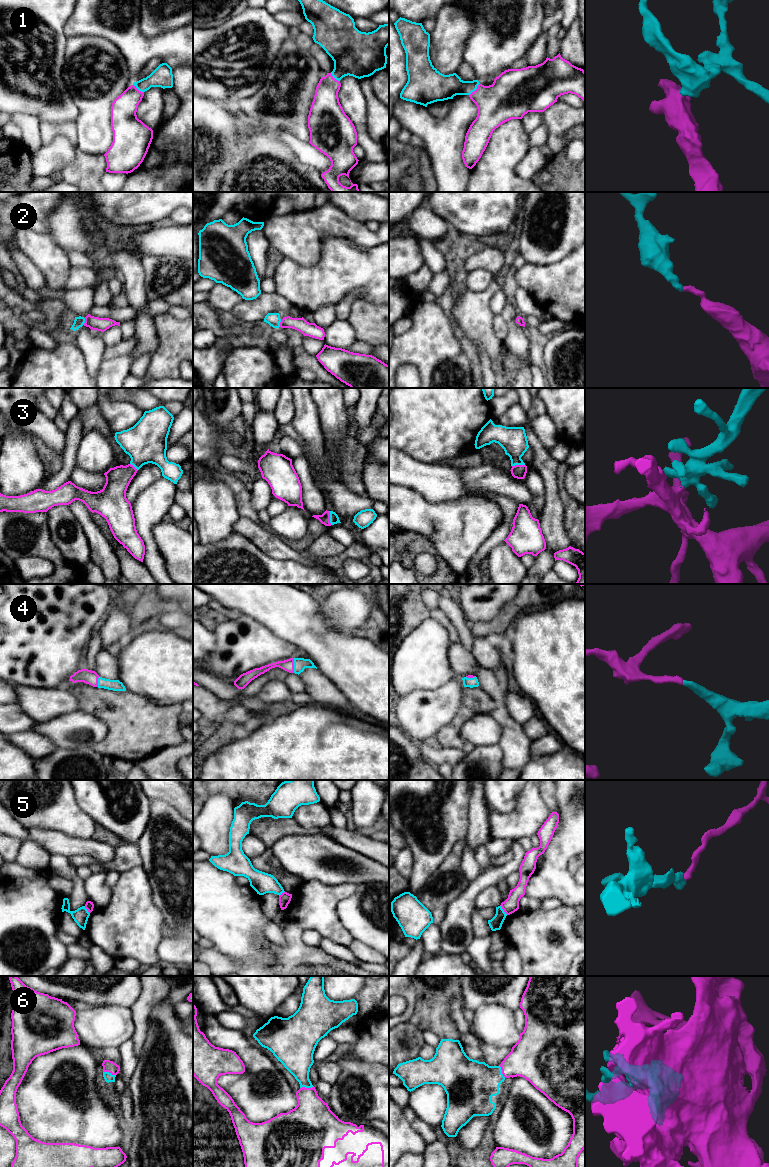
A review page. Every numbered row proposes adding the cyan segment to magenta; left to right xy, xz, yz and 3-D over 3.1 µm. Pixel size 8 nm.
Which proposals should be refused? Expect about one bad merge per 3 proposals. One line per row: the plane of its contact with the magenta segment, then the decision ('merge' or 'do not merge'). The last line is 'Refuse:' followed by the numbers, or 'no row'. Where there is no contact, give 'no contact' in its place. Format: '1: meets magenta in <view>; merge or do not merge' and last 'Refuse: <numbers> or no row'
1: meets magenta in yz; merge
2: meets magenta in xy; merge
3: meets magenta in xz; merge
4: meets magenta in xz; merge
5: meets magenta in yz; do not merge
6: meets magenta in xz; merge
Refuse: 5

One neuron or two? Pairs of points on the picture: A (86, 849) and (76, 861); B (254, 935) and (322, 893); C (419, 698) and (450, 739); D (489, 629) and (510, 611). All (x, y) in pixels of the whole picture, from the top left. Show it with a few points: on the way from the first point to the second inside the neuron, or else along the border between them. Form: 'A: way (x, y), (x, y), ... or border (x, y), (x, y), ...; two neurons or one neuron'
A: border (69, 857), (91, 855), (103, 863); two neurons
B: border (267, 939), (265, 948), (270, 953), (272, 962); two neurons
C: border (457, 710), (454, 717), (439, 730), (433, 740); two neurons
D: way (494, 627), (505, 616); one neuron

